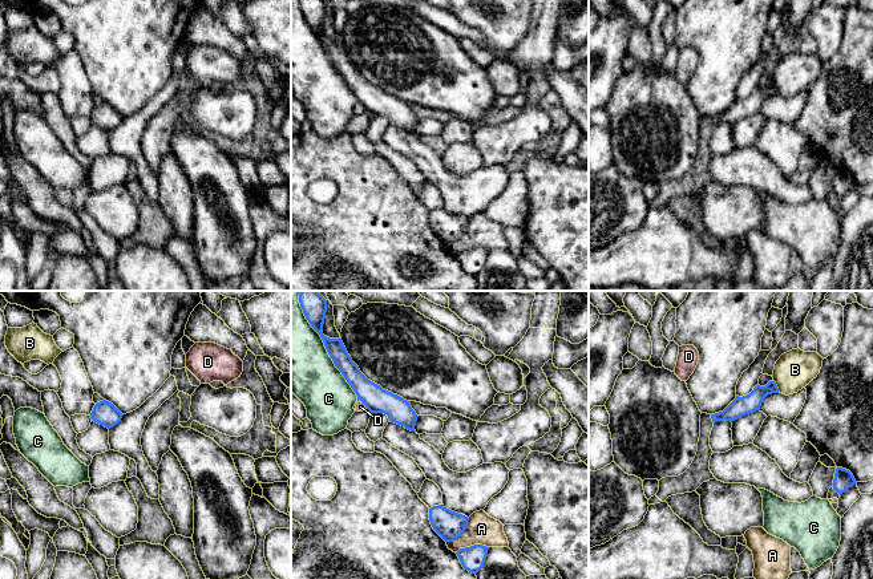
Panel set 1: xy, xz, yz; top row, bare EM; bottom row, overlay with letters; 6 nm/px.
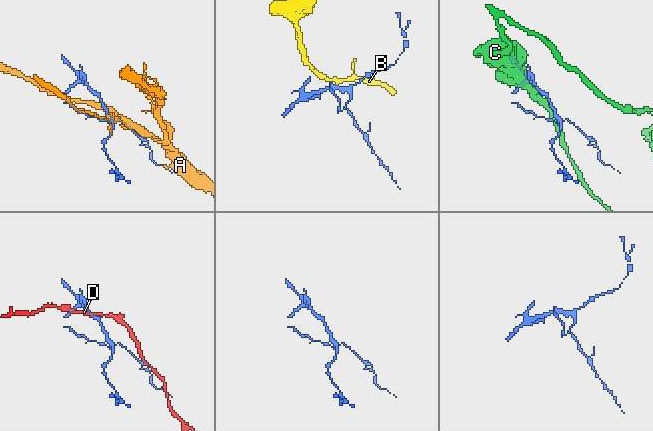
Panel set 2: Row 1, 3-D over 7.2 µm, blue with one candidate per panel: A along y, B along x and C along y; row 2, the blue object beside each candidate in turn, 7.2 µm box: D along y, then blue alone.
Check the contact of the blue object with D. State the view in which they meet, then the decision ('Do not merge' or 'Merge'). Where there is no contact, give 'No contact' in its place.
Touches blue in xz. Do not merge

